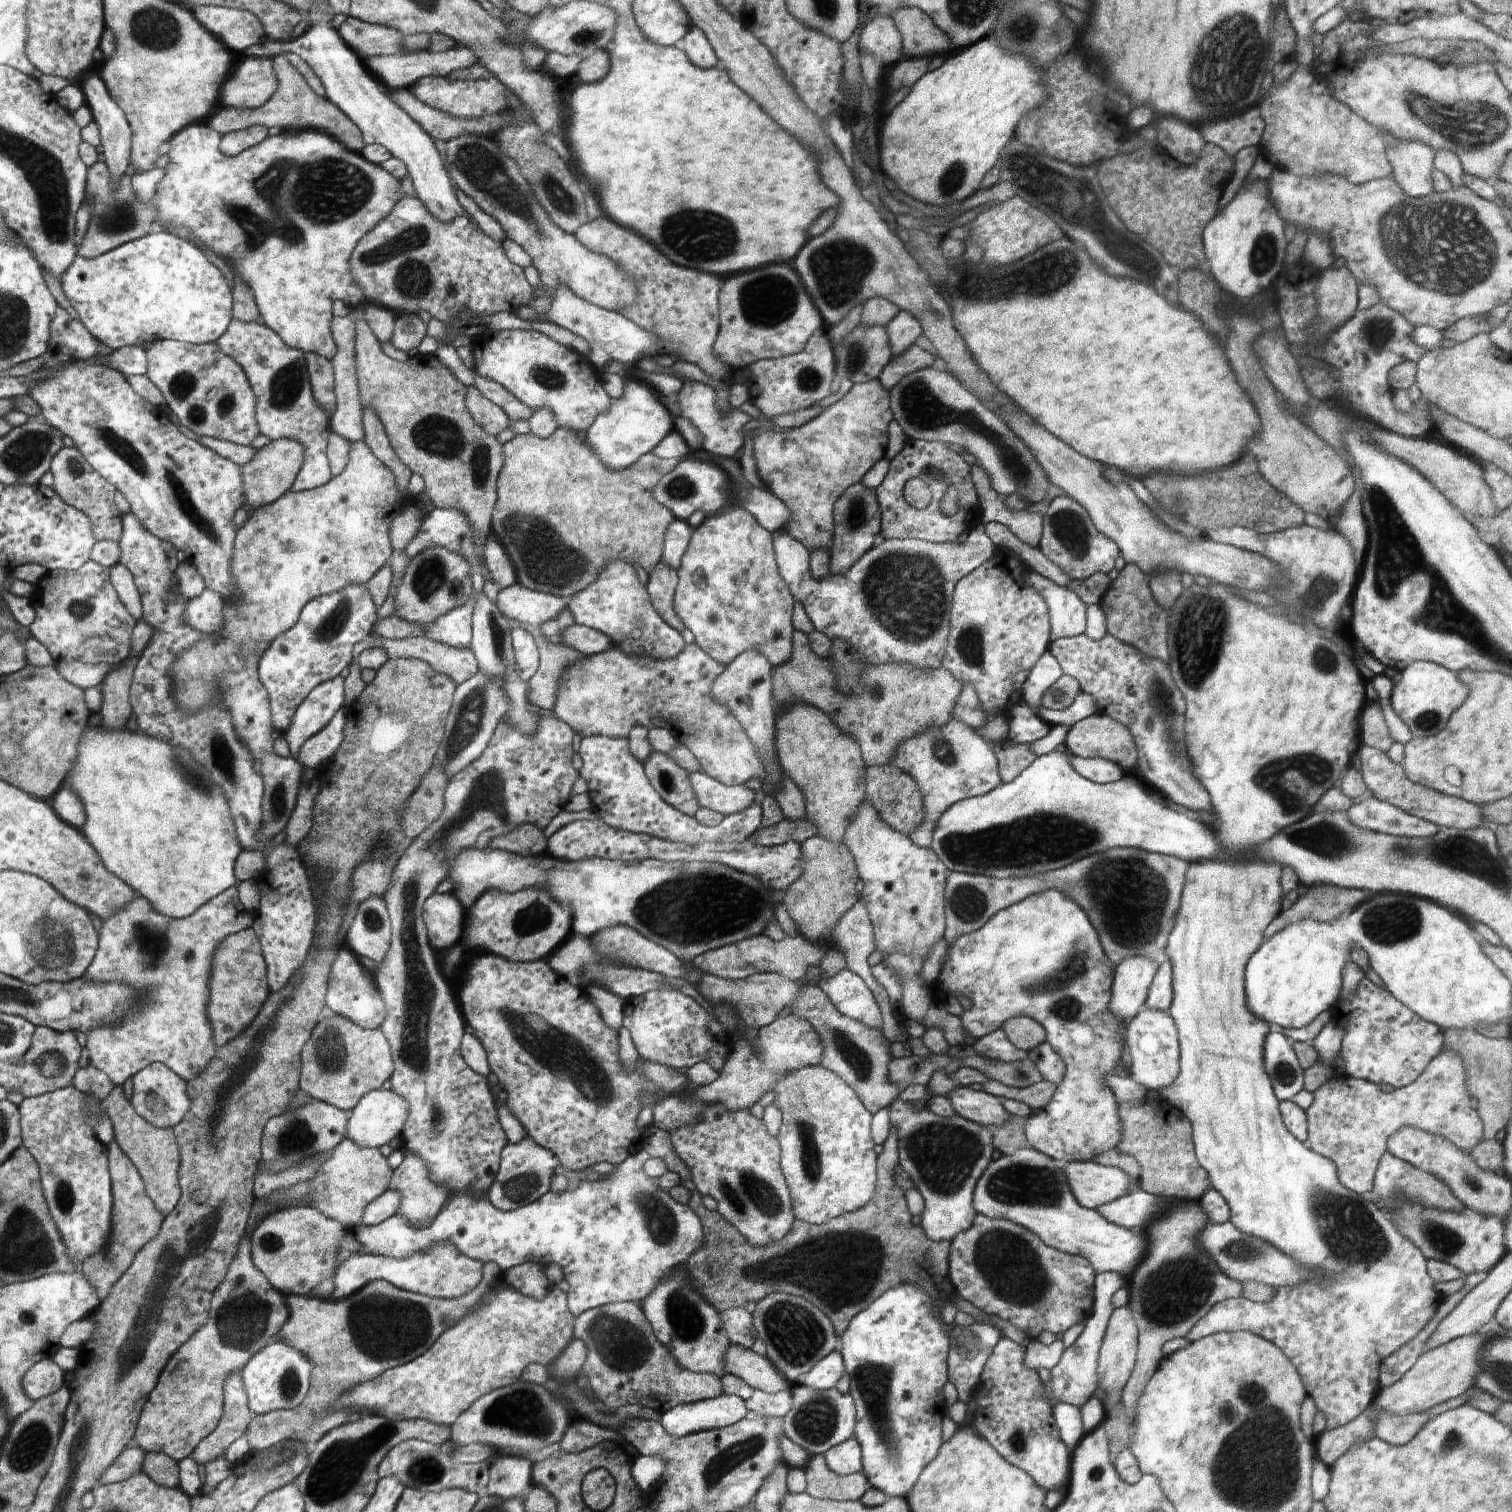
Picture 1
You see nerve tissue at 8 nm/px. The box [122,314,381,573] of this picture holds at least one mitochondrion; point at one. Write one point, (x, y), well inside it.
(182, 386)

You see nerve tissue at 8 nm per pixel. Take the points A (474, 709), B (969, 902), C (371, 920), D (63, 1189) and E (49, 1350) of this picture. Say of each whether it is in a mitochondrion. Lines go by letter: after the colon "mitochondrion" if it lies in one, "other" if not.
A: mitochondrion
B: mitochondrion
C: mitochondrion
D: mitochondrion
E: other

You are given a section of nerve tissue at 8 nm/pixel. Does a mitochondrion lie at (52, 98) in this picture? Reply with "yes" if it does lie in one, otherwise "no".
no

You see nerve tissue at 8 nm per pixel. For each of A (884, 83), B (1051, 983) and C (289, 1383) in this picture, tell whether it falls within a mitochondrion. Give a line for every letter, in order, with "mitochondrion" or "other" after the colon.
A: other
B: mitochondrion
C: mitochondrion

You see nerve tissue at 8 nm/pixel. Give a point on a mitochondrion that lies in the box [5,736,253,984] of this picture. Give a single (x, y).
(50, 943)

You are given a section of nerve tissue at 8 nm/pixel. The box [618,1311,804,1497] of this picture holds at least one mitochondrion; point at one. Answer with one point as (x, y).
(742, 1449)

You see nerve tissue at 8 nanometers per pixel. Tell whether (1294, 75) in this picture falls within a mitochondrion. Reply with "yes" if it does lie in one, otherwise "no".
no

